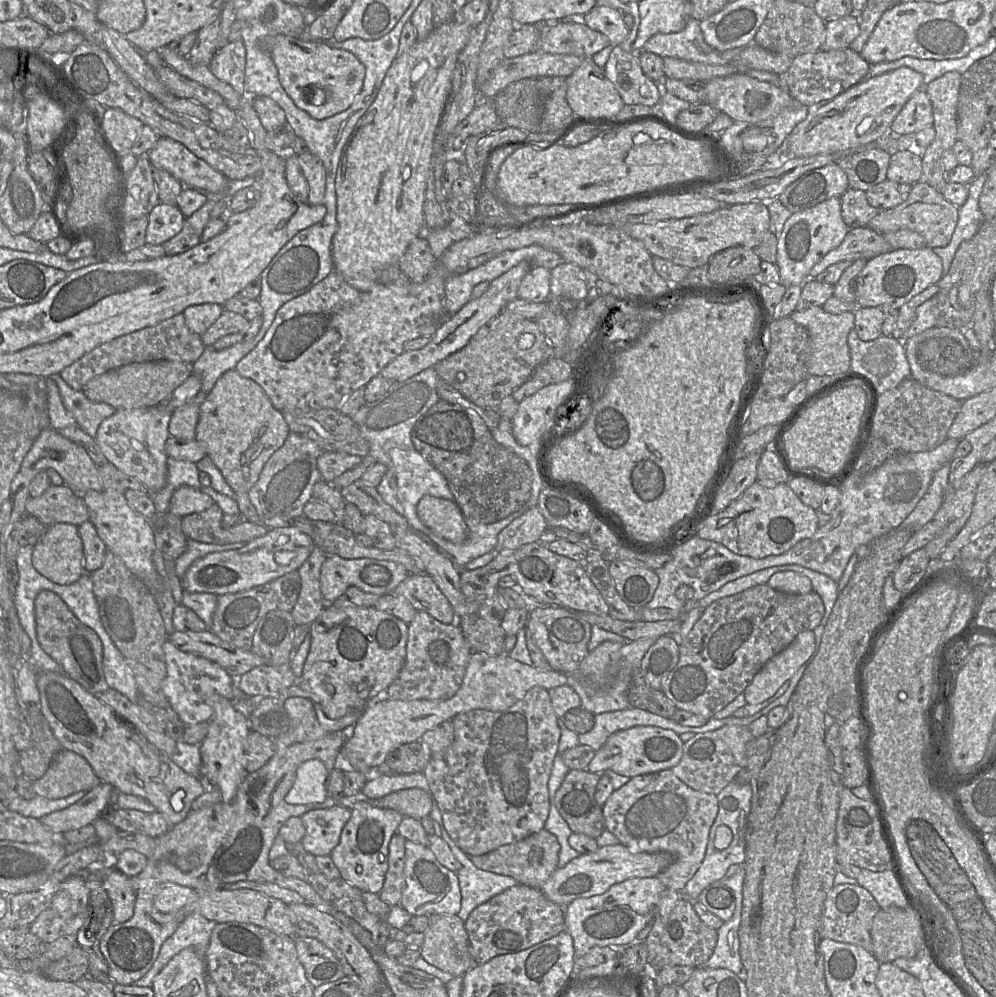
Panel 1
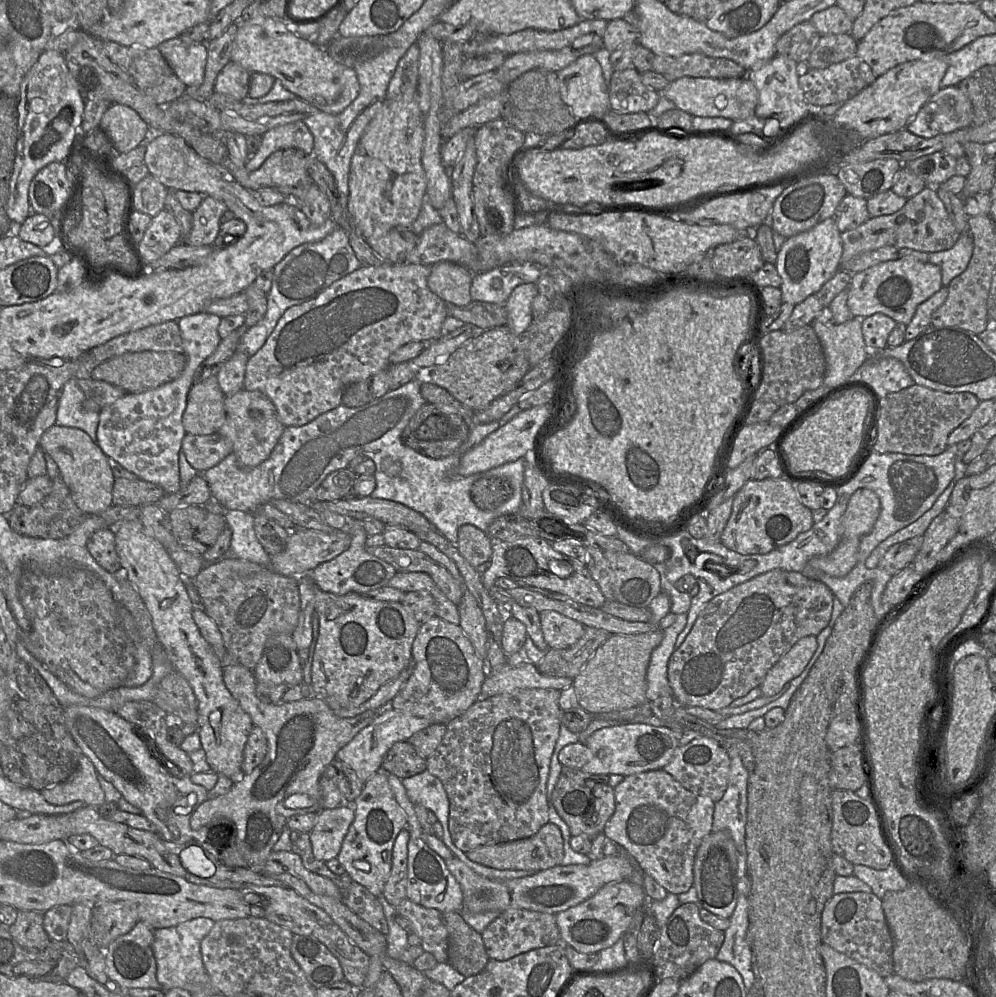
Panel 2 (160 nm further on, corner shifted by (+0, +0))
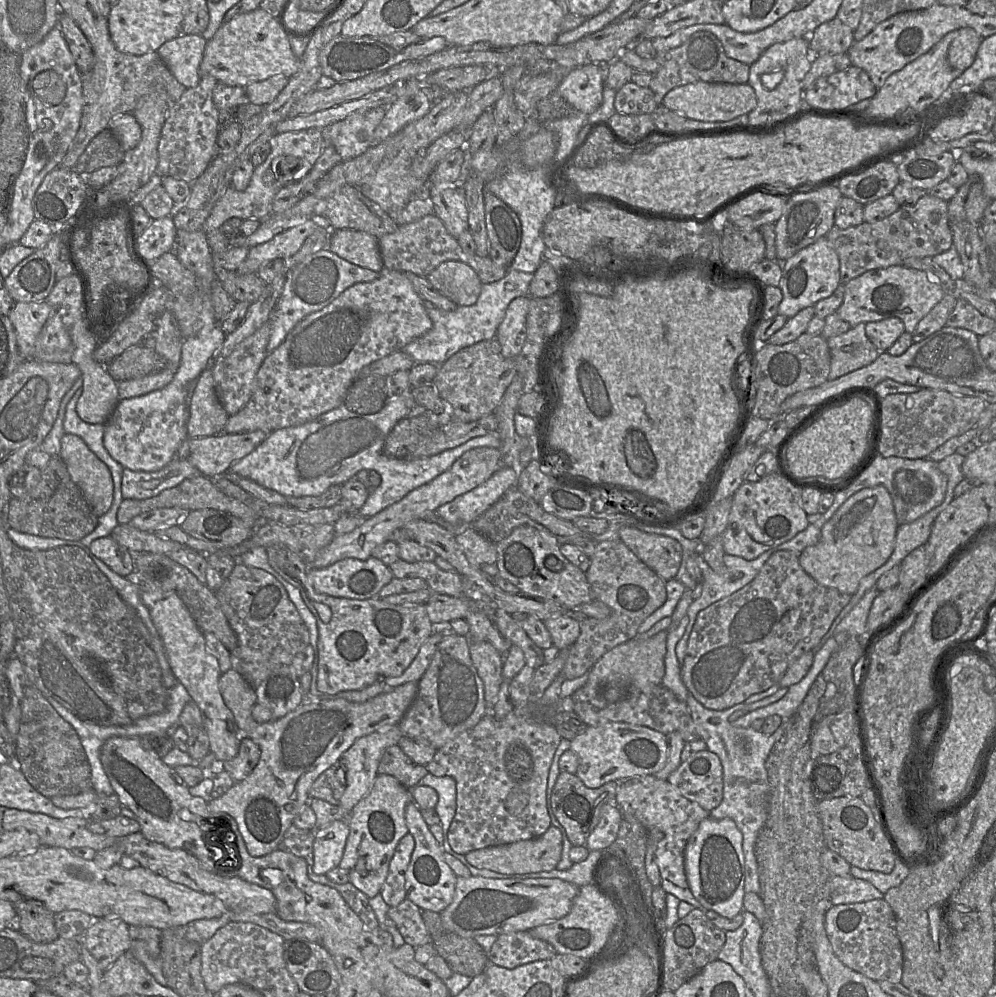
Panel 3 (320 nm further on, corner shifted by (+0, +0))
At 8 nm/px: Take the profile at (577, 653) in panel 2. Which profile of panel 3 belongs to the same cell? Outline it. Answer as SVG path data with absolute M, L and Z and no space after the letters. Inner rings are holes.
M621 540L598 542L590 566L585 572L593 593L593 599L611 609L609 617L586 617L579 621L580 635L569 647L569 654L560 675L565 680L582 676L609 650L633 639L641 623L667 598L665 581L645 565Z

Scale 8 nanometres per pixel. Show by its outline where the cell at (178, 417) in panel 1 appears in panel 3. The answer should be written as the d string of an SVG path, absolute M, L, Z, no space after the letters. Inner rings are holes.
M207 367L196 380L187 420L188 438L221 434L229 415L220 403L214 388L213 374Z

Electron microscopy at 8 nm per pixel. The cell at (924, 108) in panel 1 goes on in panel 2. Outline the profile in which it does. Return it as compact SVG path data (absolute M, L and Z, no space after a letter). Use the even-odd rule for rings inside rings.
M957 87L941 88L919 110L906 129L920 137L932 138L971 126L973 107Z

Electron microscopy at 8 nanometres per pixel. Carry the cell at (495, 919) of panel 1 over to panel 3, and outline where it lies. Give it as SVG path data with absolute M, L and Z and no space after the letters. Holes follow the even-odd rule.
M528 931L497 936L488 952L489 963L513 969L538 960L551 960L557 951L548 942L537 939Z

